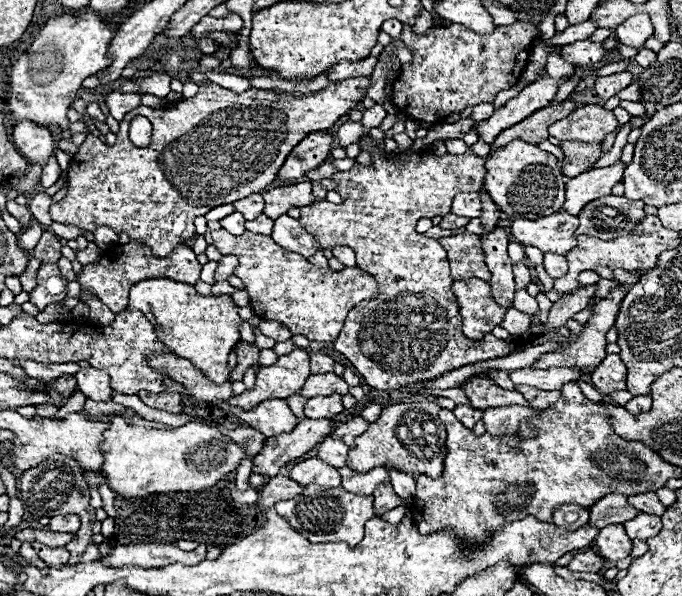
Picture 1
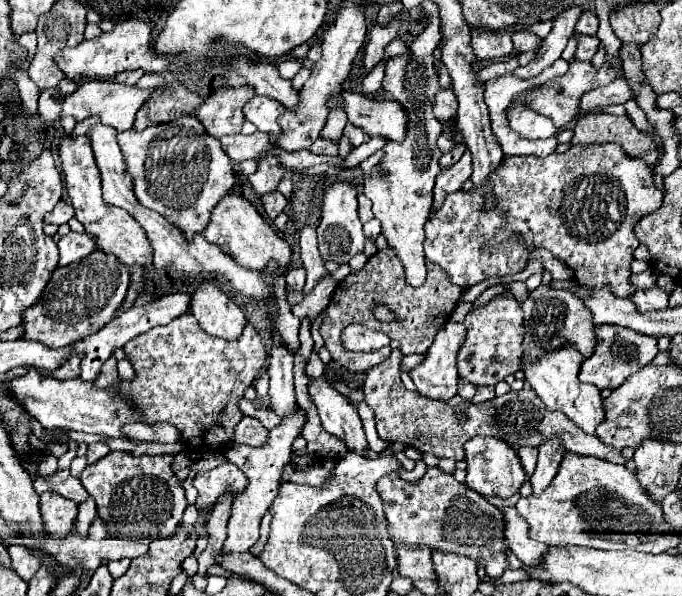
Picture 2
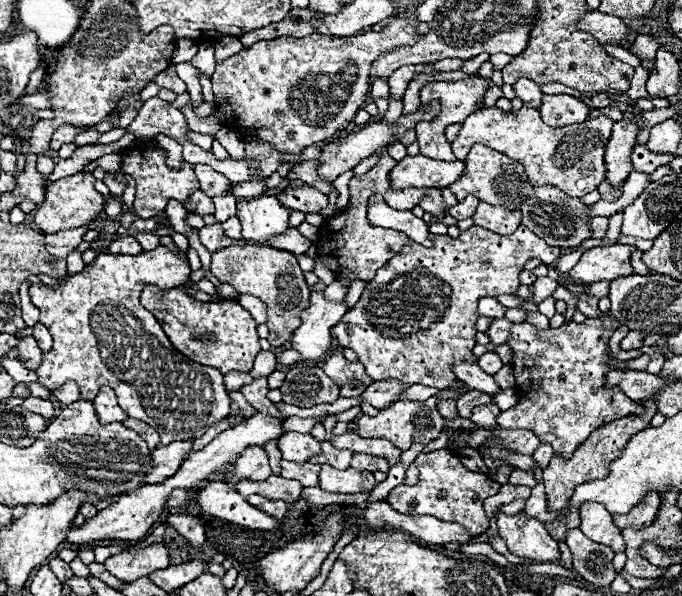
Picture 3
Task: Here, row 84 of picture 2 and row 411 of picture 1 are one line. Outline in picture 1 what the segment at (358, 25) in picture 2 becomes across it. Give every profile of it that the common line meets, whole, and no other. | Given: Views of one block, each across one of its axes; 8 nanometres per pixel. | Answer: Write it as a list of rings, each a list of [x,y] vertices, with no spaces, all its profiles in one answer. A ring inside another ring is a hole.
[[[324,396],[312,398],[304,406],[304,414],[308,418],[334,418],[342,412],[342,396]]]

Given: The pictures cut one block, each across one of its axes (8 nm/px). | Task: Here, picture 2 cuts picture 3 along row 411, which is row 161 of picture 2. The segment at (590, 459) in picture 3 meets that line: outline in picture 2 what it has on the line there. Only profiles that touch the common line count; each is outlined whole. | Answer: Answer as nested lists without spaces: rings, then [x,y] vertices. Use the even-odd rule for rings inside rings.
[[[604,112],[582,114],[576,120],[572,146],[576,144],[602,144],[616,142],[634,158],[642,158],[648,166],[654,166],[662,156],[654,138],[634,126],[630,116],[612,116]]]

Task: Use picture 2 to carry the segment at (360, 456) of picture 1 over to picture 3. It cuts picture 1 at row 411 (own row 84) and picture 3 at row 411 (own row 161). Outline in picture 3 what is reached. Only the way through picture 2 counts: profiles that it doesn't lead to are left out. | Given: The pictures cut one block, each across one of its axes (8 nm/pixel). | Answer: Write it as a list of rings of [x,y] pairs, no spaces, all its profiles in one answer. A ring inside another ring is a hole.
[[[432,396],[424,402],[418,400],[406,400],[406,402],[394,402],[388,408],[380,410],[378,416],[360,416],[358,418],[358,434],[364,438],[384,438],[390,440],[396,448],[406,450],[412,444],[420,442],[420,444],[430,444],[434,438],[438,438],[442,426],[444,426],[444,418],[438,412],[438,400]]]

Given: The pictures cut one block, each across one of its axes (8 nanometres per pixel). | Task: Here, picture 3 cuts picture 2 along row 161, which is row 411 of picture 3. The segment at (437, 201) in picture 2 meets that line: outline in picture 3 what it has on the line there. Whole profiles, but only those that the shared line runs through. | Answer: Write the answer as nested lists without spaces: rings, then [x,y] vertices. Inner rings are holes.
[[[466,392],[464,396],[458,398],[458,416],[460,418],[470,418],[472,408],[480,406],[480,404],[492,404],[494,396],[488,396],[486,392]]]

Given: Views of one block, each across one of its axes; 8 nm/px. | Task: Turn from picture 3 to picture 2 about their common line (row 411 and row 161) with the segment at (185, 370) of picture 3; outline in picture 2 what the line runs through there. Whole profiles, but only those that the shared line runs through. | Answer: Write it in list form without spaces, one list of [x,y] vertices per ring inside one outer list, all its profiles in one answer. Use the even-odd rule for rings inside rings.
[[[194,114],[184,116],[182,126],[168,122],[152,124],[144,130],[130,128],[120,132],[120,146],[126,174],[134,182],[136,200],[172,220],[186,236],[206,228],[212,208],[234,186],[232,160],[222,150],[220,140],[210,136]]]

